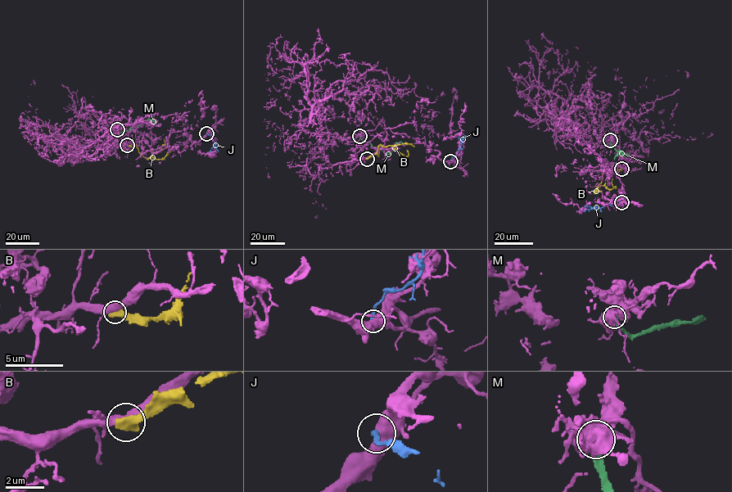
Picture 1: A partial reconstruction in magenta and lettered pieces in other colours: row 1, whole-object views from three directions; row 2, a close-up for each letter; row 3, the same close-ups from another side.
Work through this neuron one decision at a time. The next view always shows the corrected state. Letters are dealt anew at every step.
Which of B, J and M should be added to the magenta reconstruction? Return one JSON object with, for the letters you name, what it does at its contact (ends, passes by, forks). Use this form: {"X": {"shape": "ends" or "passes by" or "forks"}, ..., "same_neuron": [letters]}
{"same_neuron": []}

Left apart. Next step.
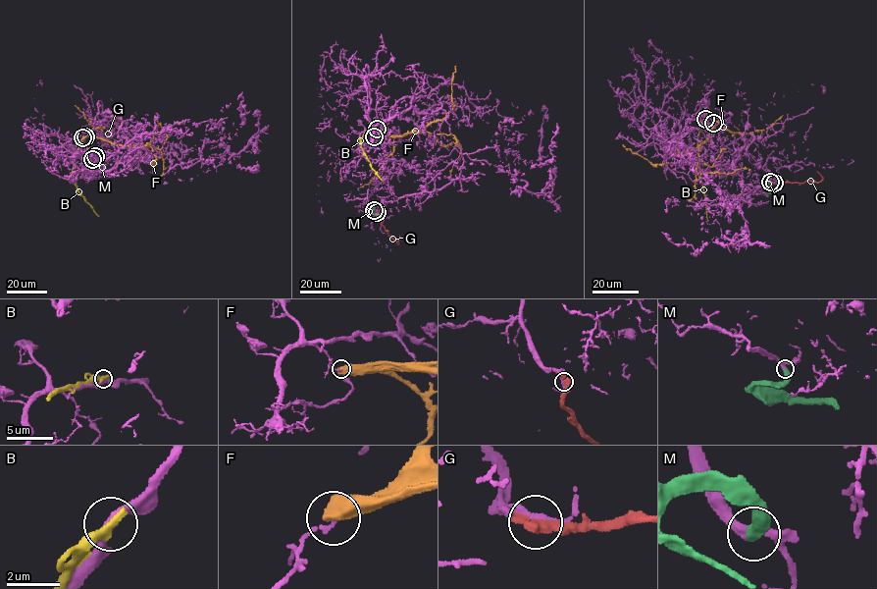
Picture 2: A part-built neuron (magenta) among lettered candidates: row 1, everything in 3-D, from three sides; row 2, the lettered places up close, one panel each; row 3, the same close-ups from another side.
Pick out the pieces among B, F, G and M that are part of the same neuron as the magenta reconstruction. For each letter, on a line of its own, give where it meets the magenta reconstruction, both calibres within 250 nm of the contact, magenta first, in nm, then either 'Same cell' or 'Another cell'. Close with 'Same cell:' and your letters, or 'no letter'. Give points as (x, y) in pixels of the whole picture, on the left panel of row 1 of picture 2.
B: Touches magenta at (85, 136). Thickness 320 nm (magenta) against 420 nm. Another cell
F: Touches magenta at (82, 137). Thickness 120 nm (magenta) against 700 nm. Another cell
G: Touches magenta at (95, 156). Thickness 220 nm (magenta) against 340 nm. Another cell
M: Touches magenta at (92, 159). Thickness 280 nm (magenta) against 480 nm. Same cell
Same cell: M

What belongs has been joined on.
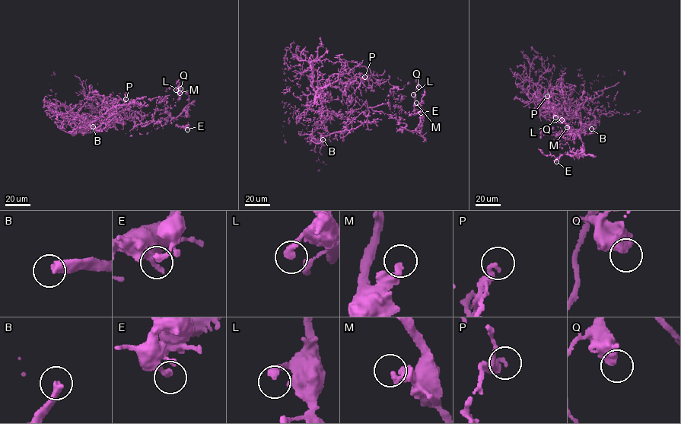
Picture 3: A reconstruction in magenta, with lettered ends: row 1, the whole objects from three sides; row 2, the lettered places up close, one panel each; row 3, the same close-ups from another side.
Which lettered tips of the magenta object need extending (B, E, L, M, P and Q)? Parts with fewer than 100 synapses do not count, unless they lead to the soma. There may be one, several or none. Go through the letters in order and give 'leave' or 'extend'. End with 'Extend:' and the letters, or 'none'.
B: extend
E: leave
L: leave
M: leave
P: leave
Q: leave
Extend: B

